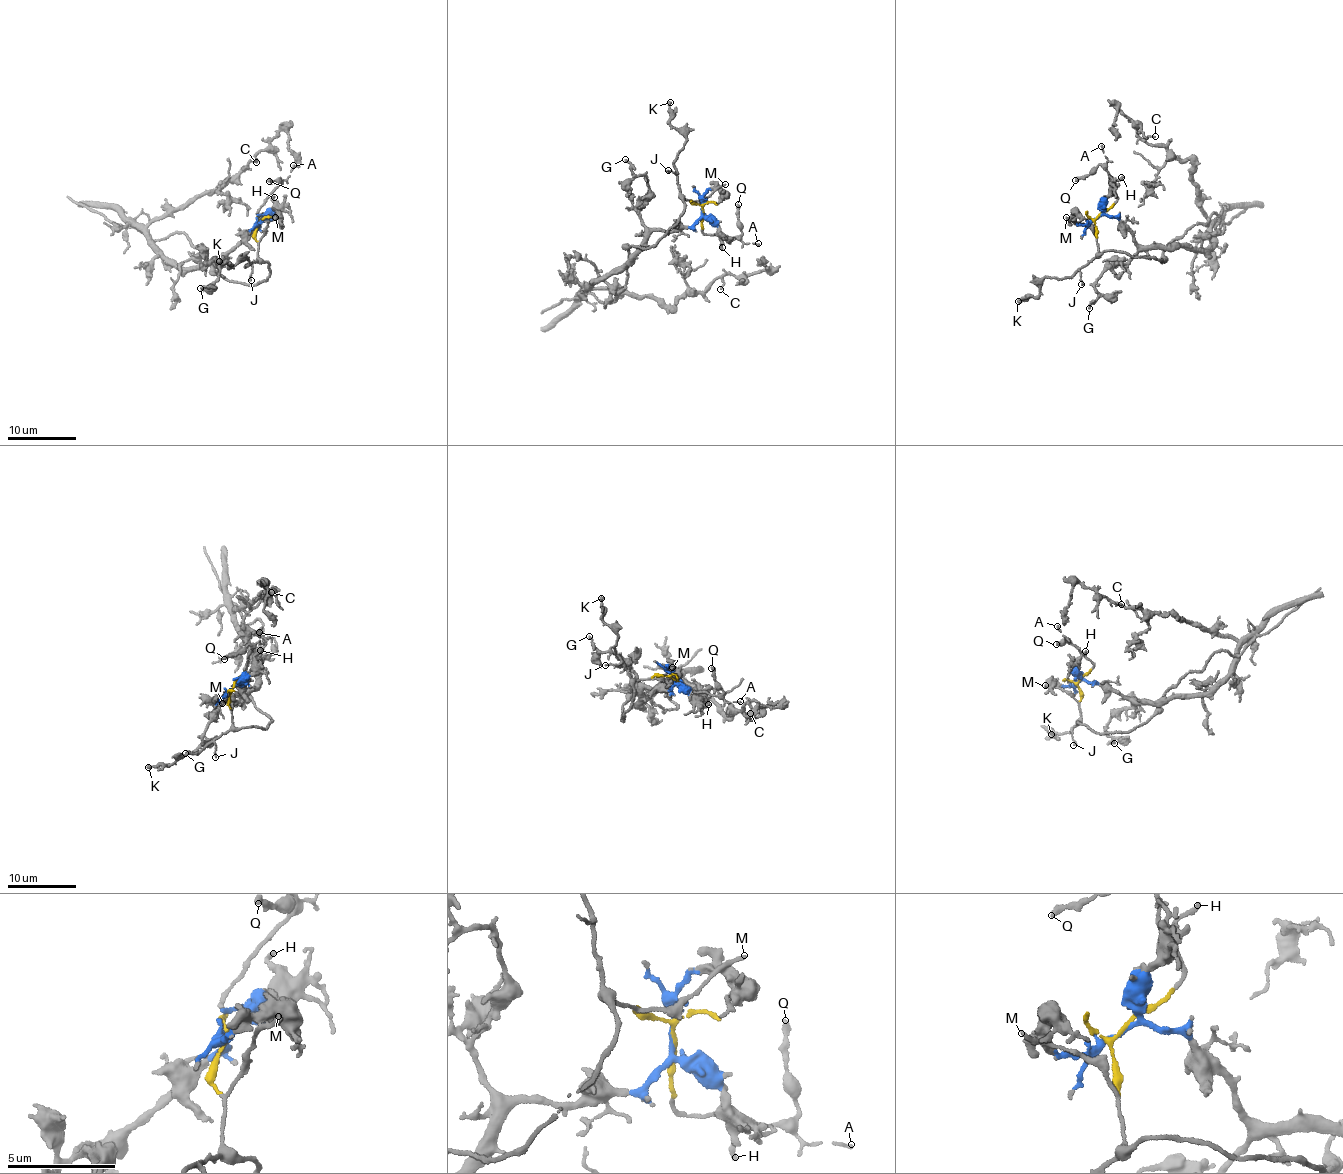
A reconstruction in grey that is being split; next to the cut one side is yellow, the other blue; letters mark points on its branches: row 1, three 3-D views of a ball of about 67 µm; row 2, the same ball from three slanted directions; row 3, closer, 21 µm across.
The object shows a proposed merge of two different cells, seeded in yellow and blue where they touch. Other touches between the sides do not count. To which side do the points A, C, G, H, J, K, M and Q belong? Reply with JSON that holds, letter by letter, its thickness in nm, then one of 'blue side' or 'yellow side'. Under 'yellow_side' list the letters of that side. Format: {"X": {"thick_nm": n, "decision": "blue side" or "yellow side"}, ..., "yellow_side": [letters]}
{"A": {"thick_nm": 130, "decision": "yellow side"}, "C": {"thick_nm": 120, "decision": "blue side"}, "G": {"thick_nm": 140, "decision": "blue side"}, "H": {"thick_nm": 190, "decision": "blue side"}, "J": {"thick_nm": 140, "decision": "yellow side"}, "K": {"thick_nm": 280, "decision": "yellow side"}, "M": {"thick_nm": 190, "decision": "yellow side"}, "Q": {"thick_nm": 240, "decision": "yellow side"}, "yellow_side": ["A", "J", "K", "M", "Q"]}

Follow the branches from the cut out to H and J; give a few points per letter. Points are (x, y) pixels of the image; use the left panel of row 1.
H: (259, 222), (275, 210), (273, 197)
J: (259, 222), (255, 230), (257, 258), (252, 264), (251, 281)

